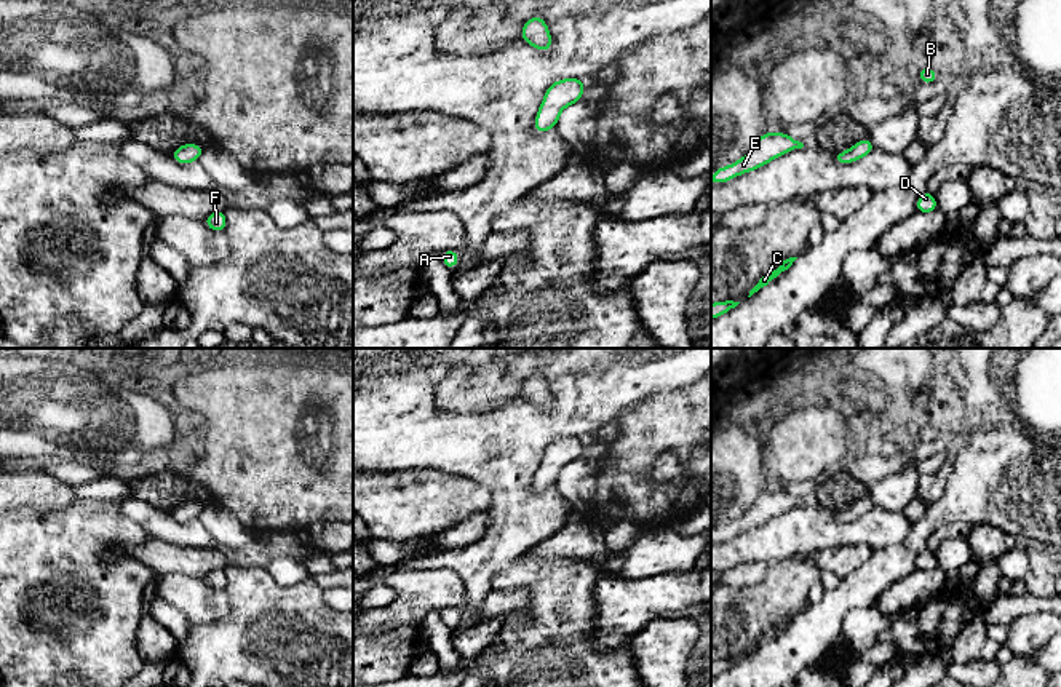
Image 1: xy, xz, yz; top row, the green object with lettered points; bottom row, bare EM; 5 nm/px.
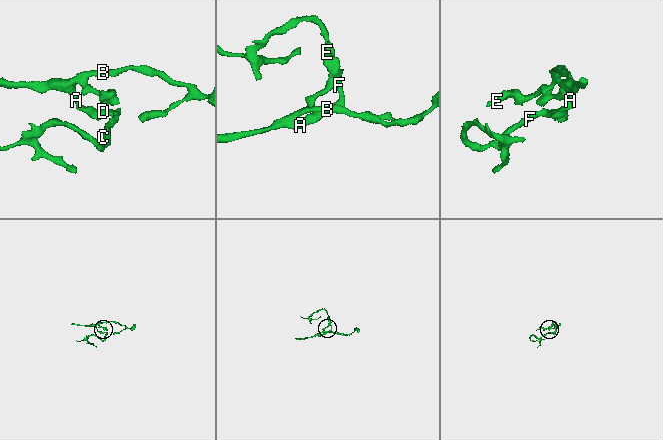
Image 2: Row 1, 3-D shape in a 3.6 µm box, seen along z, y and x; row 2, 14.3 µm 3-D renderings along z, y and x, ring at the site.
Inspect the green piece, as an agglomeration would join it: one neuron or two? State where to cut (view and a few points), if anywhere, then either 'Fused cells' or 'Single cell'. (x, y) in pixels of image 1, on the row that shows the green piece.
No split. Single cell

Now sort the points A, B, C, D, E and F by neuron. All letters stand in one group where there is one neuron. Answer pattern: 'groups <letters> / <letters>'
groups A B C D E F

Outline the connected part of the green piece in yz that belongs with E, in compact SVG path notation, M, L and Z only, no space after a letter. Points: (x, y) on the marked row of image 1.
M764 133L754 144L754 147L741 160L729 166L714 169L711 184L727 182L740 174L762 168L769 161L789 150L802 147L802 142L789 137L786 133Z

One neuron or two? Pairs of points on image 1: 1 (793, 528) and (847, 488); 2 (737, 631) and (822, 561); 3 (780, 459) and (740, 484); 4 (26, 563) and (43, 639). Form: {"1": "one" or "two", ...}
{"1": "two", "2": "two", "3": "two", "4": "one"}

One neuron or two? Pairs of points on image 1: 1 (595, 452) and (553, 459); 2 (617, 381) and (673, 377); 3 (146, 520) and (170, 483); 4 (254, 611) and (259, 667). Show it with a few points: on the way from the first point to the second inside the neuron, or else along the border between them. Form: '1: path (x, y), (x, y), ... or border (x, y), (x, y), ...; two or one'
1: path (585, 451), (563, 451); one
2: path (631, 377), (659, 377); one
3: border (133, 496), (170, 513); two
4: path (261, 625), (261, 652); one

